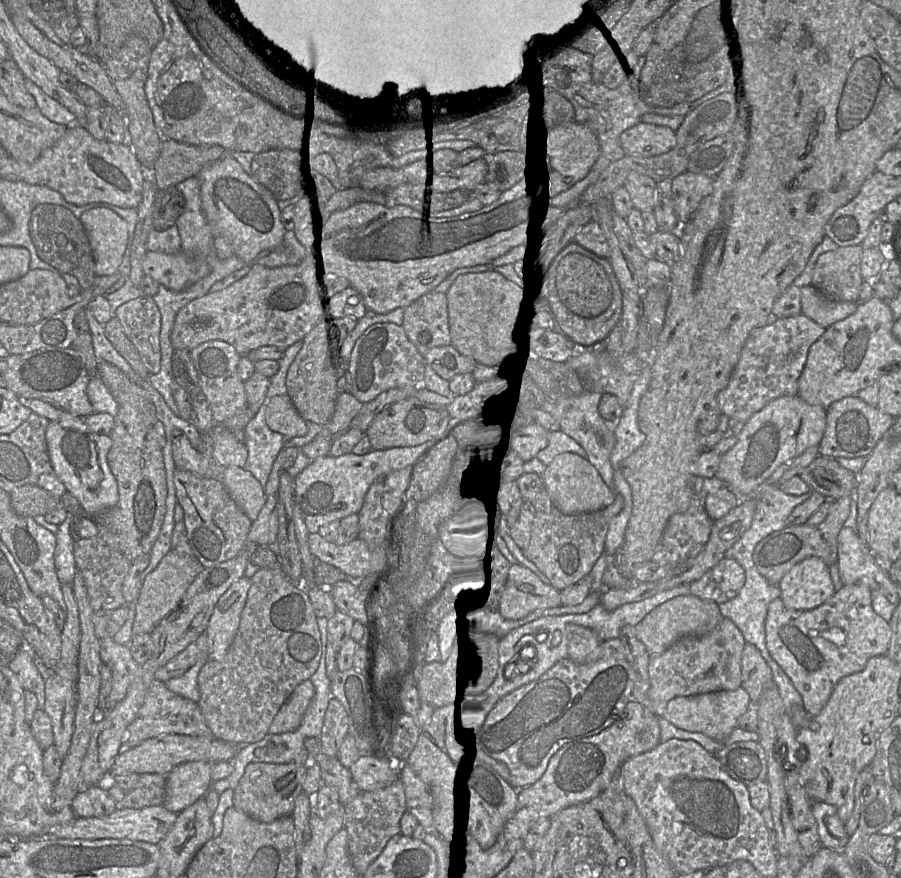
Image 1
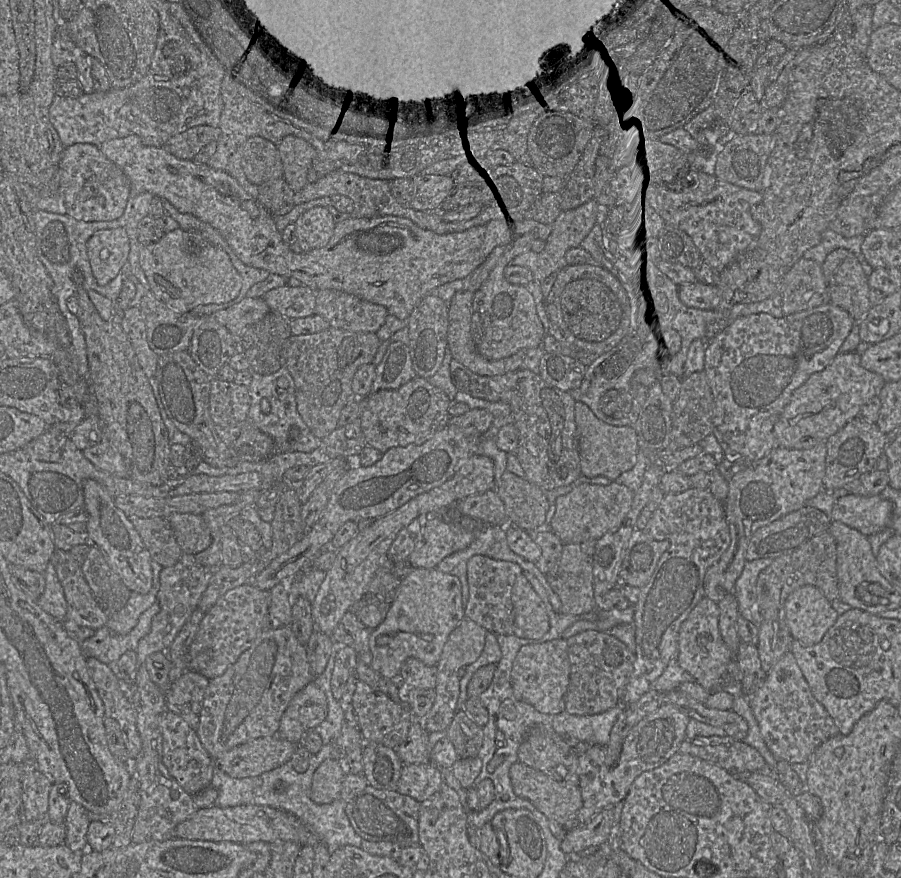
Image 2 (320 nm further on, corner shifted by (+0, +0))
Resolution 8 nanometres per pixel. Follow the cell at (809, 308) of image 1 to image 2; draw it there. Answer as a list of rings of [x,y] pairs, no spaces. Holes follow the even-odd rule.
[[[839,248],[828,254],[822,264],[828,284],[830,304],[848,312],[859,323],[871,309],[868,277],[852,252]]]

